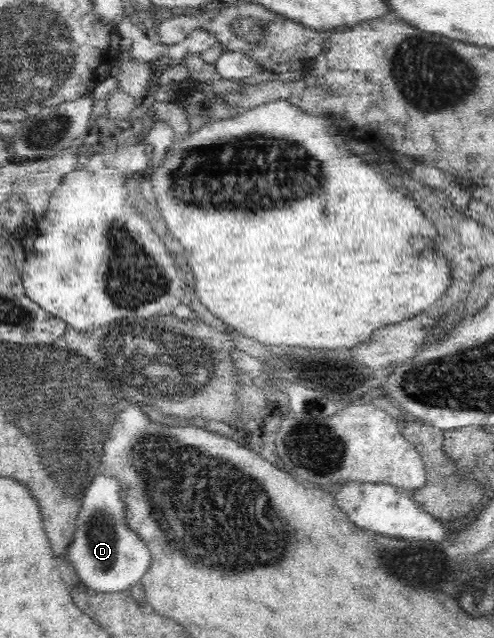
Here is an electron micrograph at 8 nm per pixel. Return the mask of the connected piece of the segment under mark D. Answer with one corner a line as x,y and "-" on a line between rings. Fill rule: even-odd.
99,465
99,473
96,473
90,481
78,505
78,514
73,523
74,538
66,549
66,557
73,564
81,583
102,594
120,592
140,583
149,571
152,561
147,544
127,526
127,511
125,511
125,503
121,501
119,491
121,491
119,481
115,477
103,474
103,466

